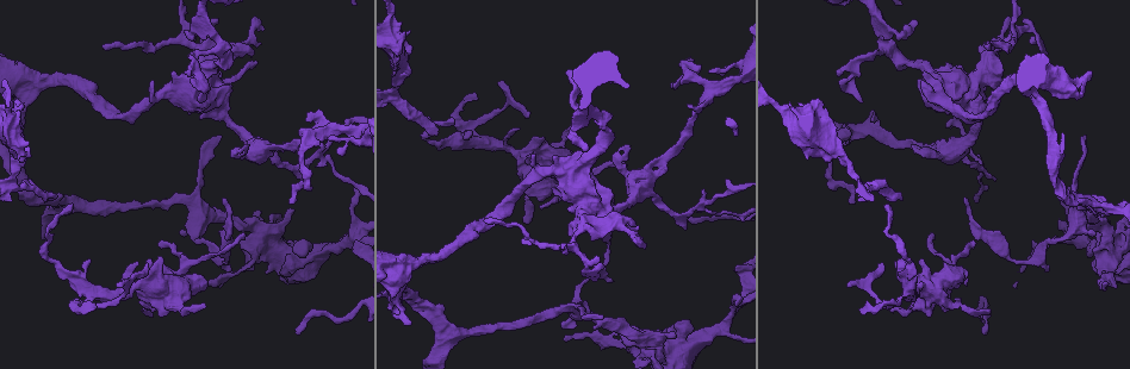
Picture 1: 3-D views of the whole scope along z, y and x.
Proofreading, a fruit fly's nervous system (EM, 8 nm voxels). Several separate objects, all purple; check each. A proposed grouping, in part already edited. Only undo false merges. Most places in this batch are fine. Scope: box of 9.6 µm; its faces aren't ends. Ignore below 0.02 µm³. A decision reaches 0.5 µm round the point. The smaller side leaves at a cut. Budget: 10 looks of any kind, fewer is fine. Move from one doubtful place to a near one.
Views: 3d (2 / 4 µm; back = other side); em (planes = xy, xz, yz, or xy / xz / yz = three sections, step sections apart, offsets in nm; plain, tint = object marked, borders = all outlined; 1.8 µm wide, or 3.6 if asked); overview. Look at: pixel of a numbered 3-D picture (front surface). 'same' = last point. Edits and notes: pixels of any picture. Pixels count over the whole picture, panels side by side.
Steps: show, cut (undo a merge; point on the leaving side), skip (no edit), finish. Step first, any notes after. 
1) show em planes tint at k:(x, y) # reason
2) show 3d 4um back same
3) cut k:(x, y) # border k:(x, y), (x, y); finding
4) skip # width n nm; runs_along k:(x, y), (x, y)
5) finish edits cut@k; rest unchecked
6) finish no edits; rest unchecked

show 3d 4um at 1:(396, 96)

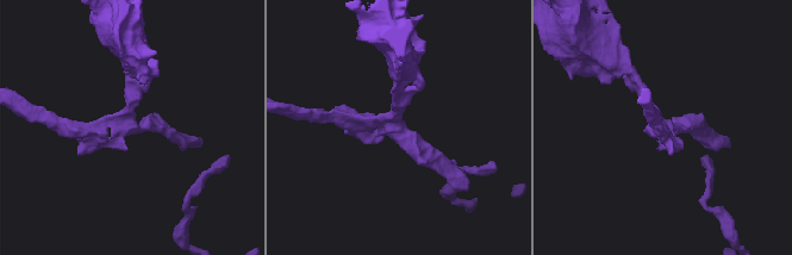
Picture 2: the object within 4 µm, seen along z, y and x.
show em xz step 4 tint at 2:(129, 124) # need the tissue

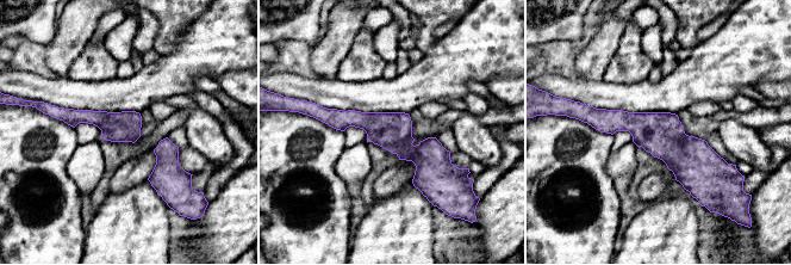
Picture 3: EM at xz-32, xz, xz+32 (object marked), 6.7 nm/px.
skip # width 200 nm; runs_along 3:(323, 113), (372, 122), (453, 168); all the same cell

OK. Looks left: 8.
show em 3.6um planes tint at 1:(265, 146) # abrupt turn

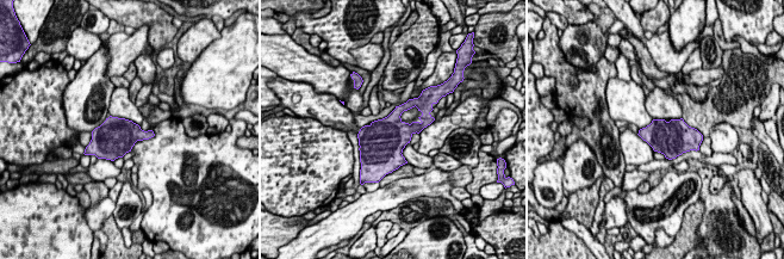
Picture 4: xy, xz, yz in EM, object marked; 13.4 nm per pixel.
skip # one cell here

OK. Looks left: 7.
show em 3.6um planes tint at 1:(651, 345) # sudden change in width

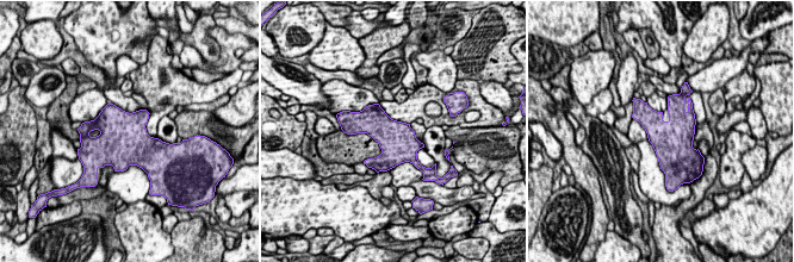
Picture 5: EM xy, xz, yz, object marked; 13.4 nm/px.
skip # width 500 nm; all the same cell

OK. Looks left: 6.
show 3d 4um at 1:(180, 272) # sudden change in width

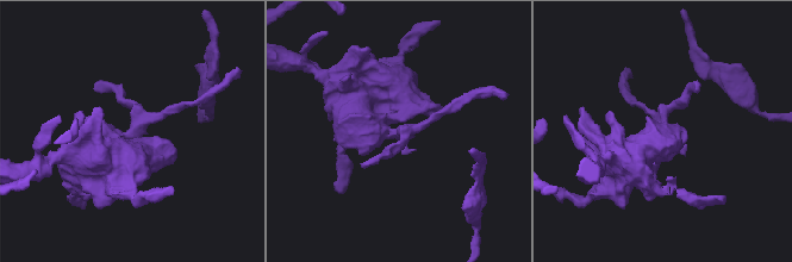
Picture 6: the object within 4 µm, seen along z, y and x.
show em planes tint at 6:(400, 131)

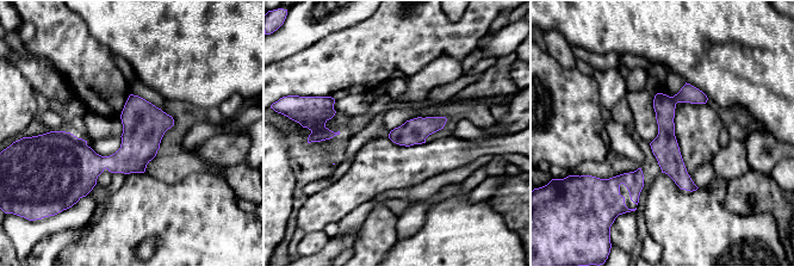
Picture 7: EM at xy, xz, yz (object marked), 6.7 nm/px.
skip # runs_along 7:(171, 122), (119, 162), (59, 140); one cell here

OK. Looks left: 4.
finish no edits; rest unchecked

